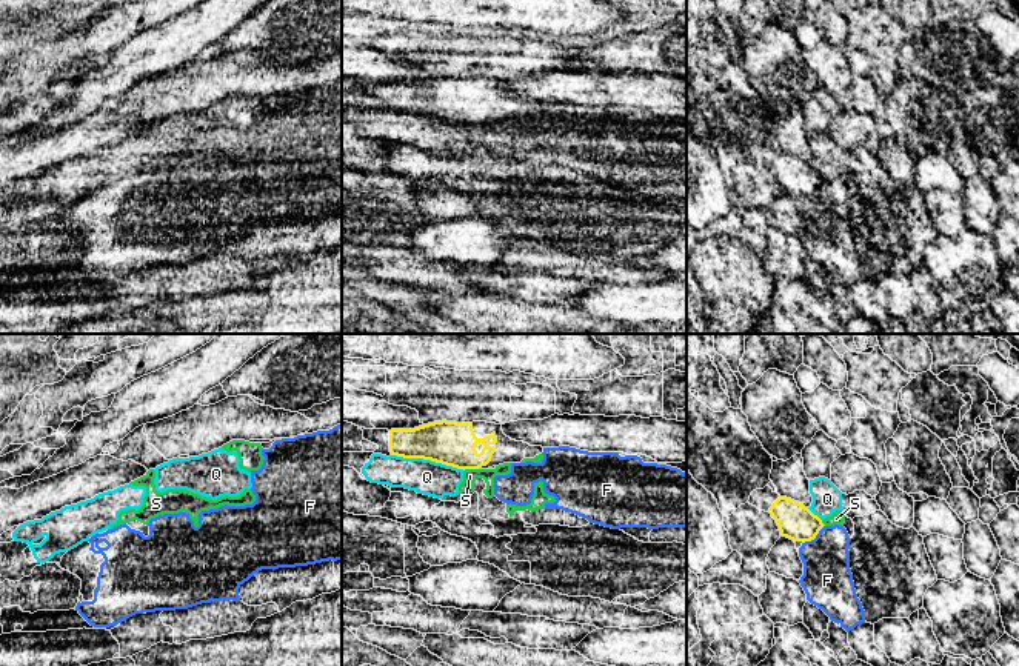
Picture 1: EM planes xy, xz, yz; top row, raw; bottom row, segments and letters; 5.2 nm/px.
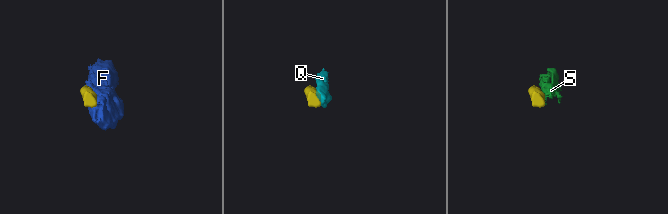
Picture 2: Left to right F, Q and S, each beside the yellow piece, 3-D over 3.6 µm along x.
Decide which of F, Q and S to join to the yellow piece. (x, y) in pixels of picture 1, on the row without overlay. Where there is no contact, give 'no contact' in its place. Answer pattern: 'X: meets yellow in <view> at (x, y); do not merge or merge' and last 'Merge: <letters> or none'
F: meets yellow in yz at (815, 193); do not merge
Q: meets yellow in xz at (428, 114); do not merge
S: meets yellow in xz at (470, 123); do not merge
Merge: none

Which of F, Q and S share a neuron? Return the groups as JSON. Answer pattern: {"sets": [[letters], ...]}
{"sets": [["F"], ["Q", "S"]]}

